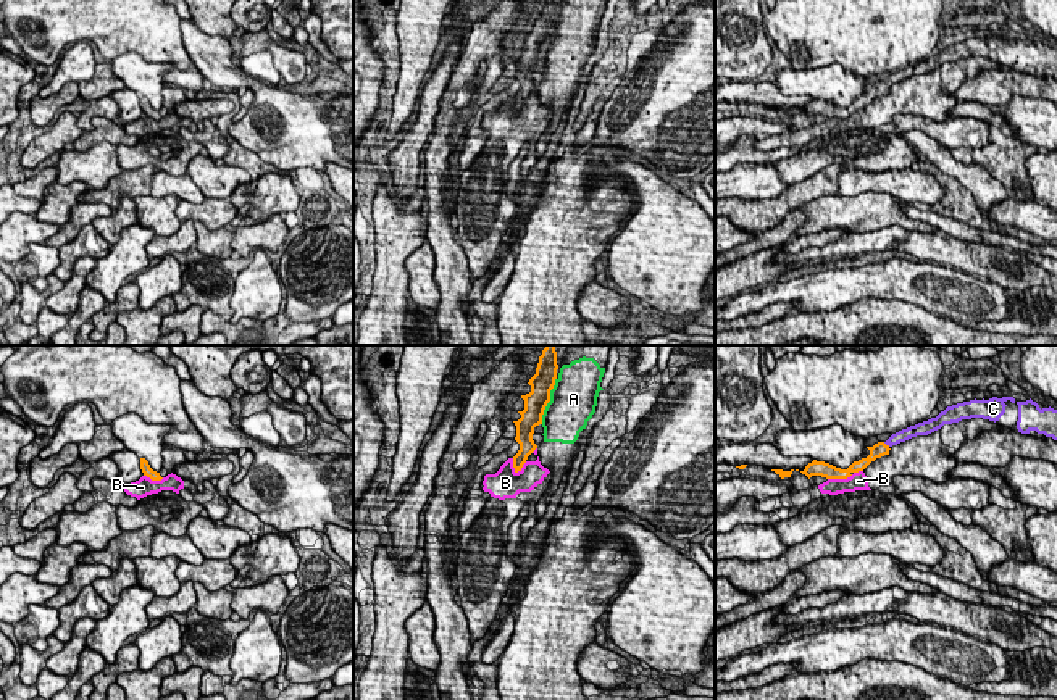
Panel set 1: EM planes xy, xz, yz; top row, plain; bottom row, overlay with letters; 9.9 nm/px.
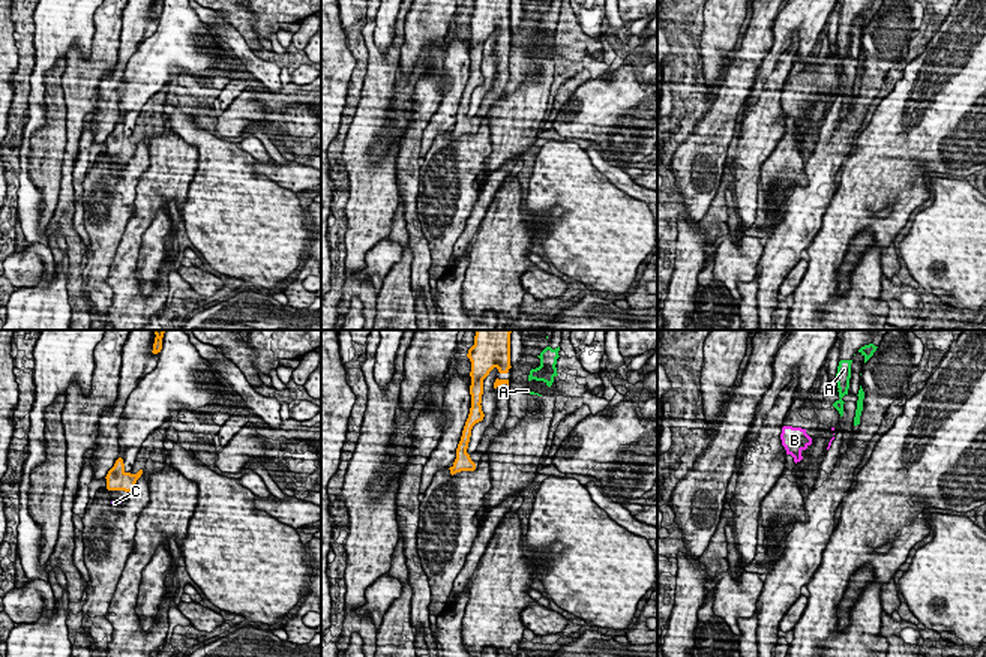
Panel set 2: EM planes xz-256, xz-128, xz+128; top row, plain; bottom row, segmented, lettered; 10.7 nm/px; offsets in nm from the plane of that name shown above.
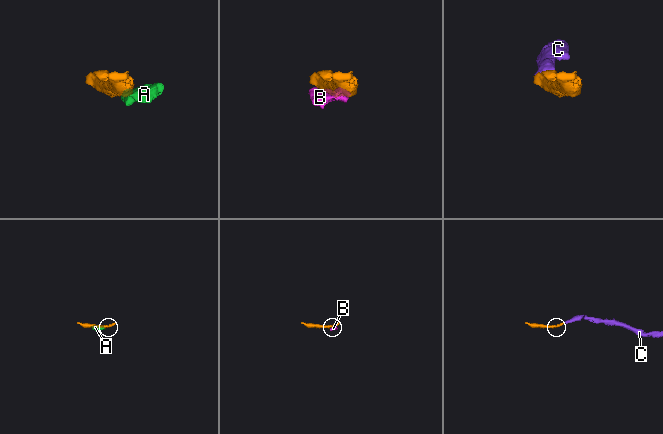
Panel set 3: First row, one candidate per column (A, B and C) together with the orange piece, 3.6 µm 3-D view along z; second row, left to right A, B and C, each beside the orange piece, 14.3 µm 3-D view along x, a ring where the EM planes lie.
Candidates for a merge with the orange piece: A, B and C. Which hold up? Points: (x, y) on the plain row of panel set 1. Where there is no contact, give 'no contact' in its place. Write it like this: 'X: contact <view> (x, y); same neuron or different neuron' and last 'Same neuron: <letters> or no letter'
A: contact xz (549, 39); different neuron
B: contact yz (844, 116); different neuron
C: contact yz (885, 83); same neuron
Same neuron: C

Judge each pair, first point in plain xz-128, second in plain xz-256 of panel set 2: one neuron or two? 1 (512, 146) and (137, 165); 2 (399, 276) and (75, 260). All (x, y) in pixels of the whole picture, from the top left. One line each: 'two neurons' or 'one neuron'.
1: two neurons
2: one neuron

